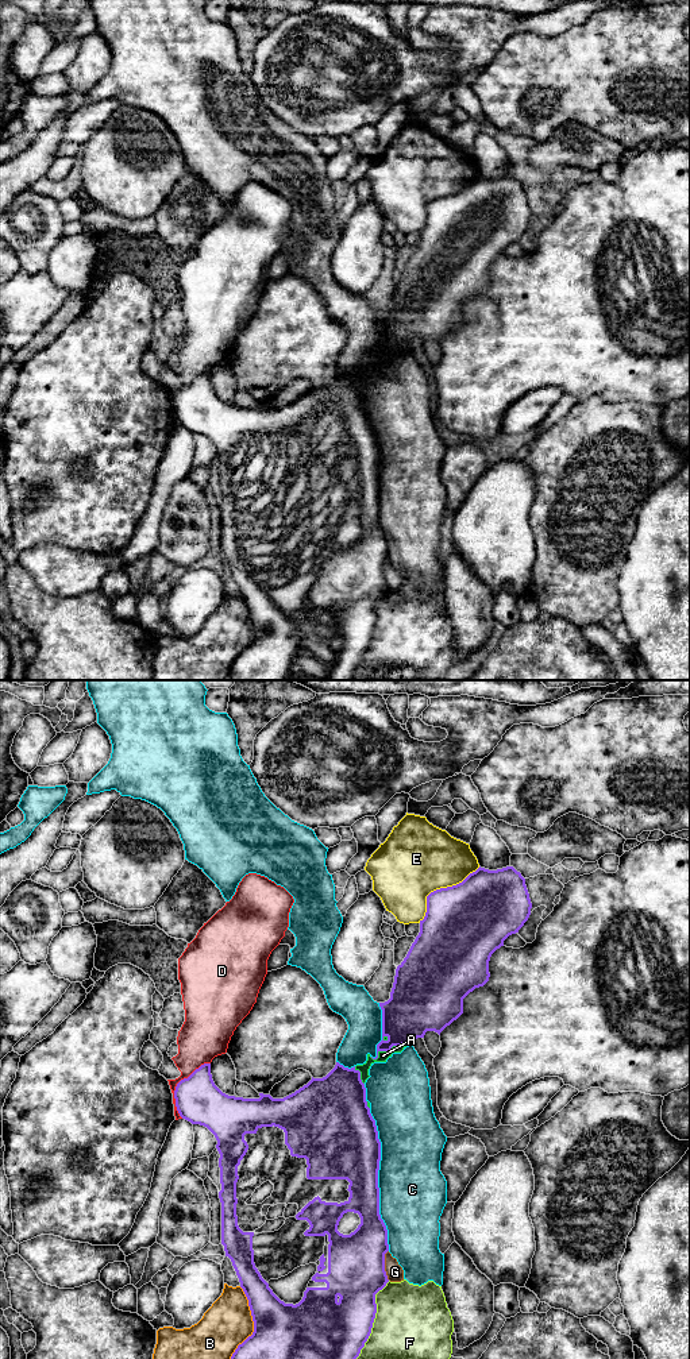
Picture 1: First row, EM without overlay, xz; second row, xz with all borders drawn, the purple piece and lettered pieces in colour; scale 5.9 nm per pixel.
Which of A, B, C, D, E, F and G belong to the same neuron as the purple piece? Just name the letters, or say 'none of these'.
none of these

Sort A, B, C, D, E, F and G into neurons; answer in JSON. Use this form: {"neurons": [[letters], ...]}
{"neurons": [["A", "C"], ["B"], ["D"], ["E"], ["F"], ["G"]]}

